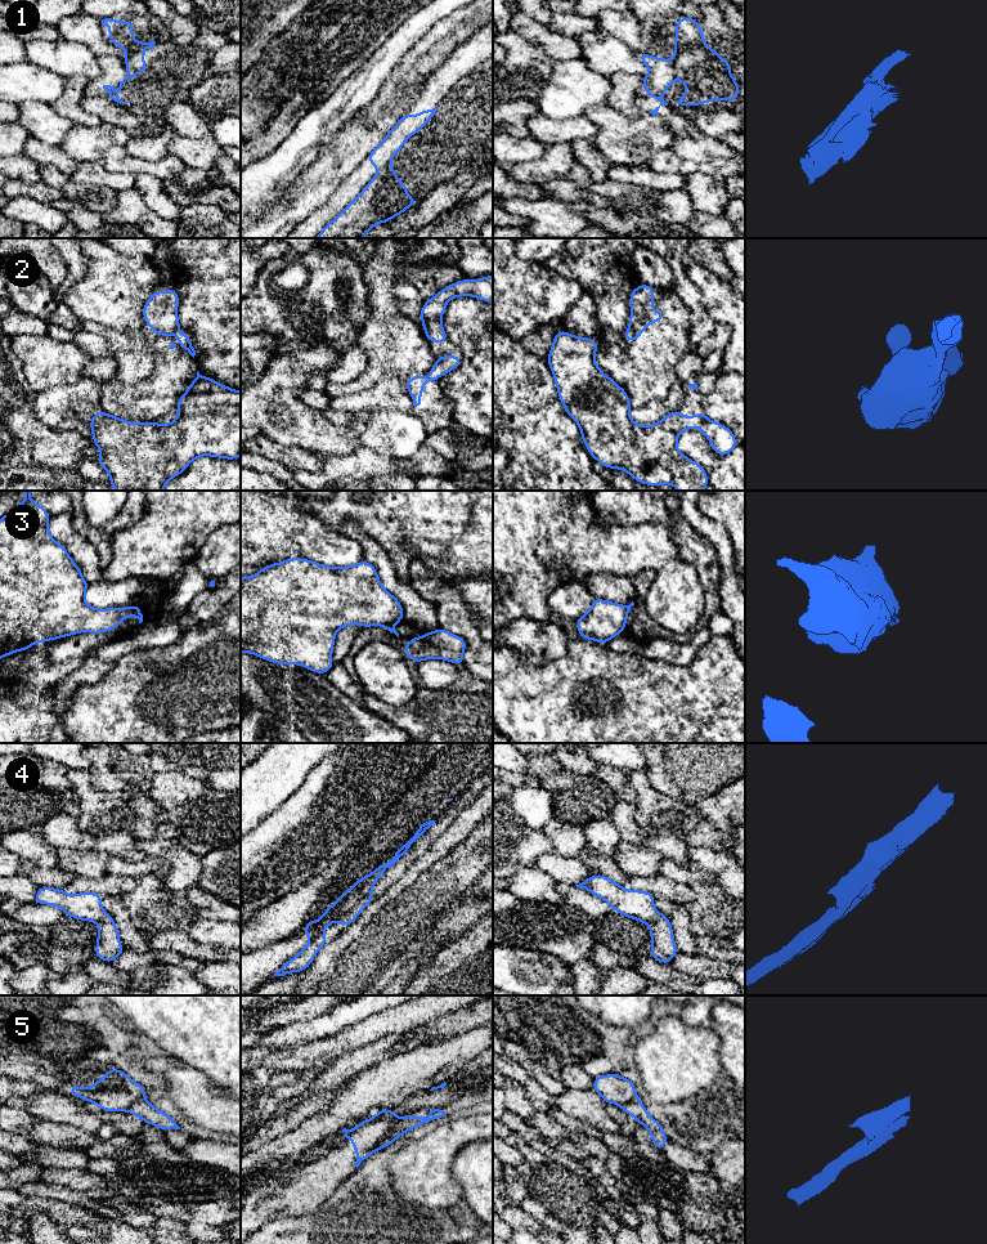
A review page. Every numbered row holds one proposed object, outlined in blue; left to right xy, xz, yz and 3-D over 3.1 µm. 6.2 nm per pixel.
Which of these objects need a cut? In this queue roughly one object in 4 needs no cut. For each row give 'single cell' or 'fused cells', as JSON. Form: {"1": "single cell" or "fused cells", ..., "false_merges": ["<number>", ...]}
{"1": "fused cells", "2": "fused cells", "3": "fused cells", "4": "fused cells", "5": "fused cells", "false_merges": ["1", "2", "3", "4", "5"]}

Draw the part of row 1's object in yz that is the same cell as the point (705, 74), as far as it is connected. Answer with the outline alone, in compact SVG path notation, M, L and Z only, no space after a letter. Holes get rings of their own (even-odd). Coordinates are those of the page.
M685 17L676 22L673 49L677 80L686 86L686 94L677 103L700 106L739 98L739 81L730 73L731 63L706 46L697 19Z

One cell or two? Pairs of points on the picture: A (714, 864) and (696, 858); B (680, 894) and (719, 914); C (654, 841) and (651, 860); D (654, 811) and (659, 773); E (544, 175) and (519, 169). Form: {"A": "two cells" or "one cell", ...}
{"A": "one cell", "B": "two cells", "C": "two cells", "D": "two cells", "E": "one cell"}

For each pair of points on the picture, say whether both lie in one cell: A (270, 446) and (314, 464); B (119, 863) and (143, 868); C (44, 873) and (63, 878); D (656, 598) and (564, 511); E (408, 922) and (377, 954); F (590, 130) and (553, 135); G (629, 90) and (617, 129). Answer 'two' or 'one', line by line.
A: one
B: one
C: one
D: one
E: one
F: one
G: two

